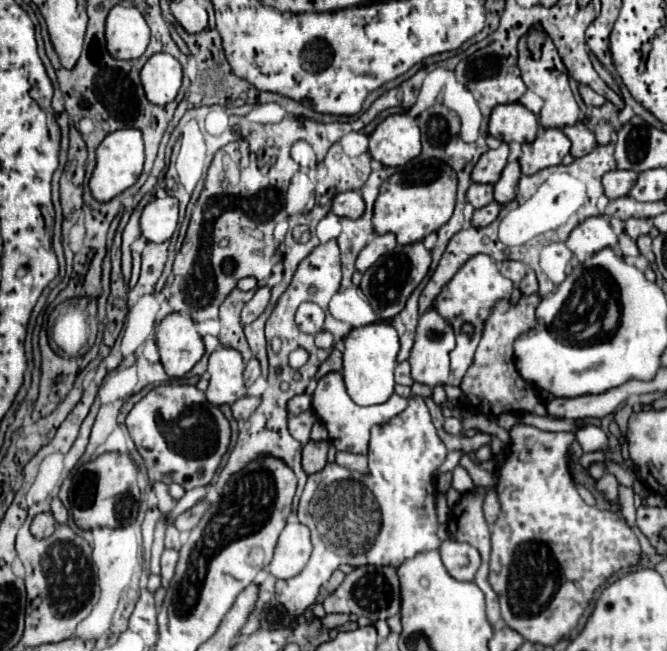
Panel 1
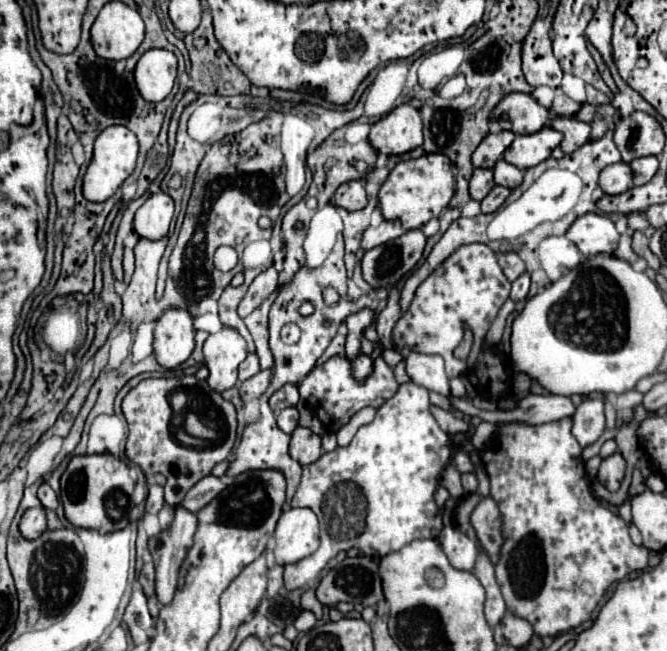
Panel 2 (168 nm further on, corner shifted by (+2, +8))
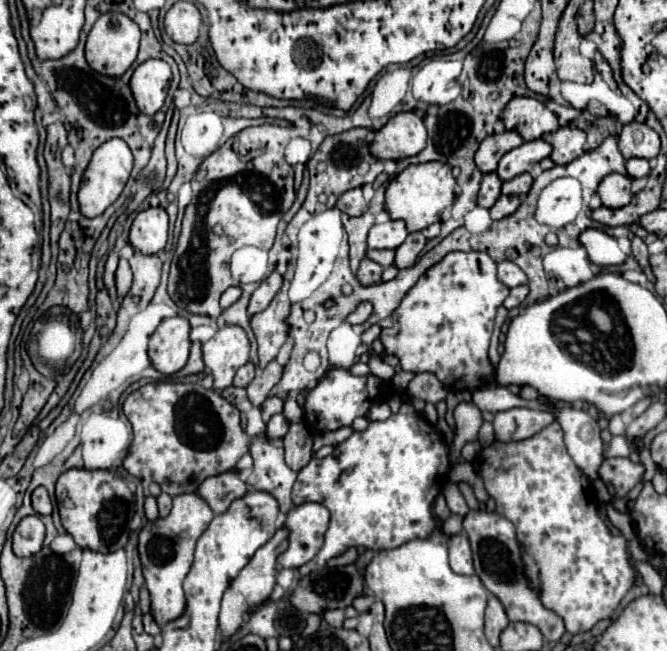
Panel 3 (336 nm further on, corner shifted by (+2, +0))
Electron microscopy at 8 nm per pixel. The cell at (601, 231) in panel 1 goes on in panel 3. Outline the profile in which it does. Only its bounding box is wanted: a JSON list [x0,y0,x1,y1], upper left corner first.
[578,228,626,266]

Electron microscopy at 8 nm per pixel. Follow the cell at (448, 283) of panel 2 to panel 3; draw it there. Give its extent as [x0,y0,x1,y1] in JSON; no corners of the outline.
[380,252,508,390]

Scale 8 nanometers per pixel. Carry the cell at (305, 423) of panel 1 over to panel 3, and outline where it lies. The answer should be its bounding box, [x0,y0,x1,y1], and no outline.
[266,414,290,438]

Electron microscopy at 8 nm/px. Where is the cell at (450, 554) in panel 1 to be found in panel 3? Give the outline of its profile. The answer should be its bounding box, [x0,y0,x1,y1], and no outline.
[448,534,474,574]

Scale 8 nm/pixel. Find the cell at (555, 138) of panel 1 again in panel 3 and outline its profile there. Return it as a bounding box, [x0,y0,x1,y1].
[496,140,552,180]

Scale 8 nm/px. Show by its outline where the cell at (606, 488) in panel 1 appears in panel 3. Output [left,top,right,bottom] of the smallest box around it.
[598,458,644,496]

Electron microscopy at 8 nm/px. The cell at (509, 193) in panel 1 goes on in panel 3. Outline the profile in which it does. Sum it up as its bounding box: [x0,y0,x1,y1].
[502,174,532,194]

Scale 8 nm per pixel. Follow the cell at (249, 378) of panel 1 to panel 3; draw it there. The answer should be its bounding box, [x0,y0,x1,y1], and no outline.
[234,362,256,388]

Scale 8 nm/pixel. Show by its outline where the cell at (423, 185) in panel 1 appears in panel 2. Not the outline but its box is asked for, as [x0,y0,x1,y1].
[380,154,454,230]

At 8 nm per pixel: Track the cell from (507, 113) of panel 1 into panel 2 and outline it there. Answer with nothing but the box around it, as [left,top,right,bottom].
[494,92,550,134]

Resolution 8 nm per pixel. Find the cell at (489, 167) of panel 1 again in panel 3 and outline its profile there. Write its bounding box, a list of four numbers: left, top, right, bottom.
[476,132,524,174]

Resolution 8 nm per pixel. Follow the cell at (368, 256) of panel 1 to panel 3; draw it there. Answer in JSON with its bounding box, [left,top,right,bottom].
[368,220,406,250]

